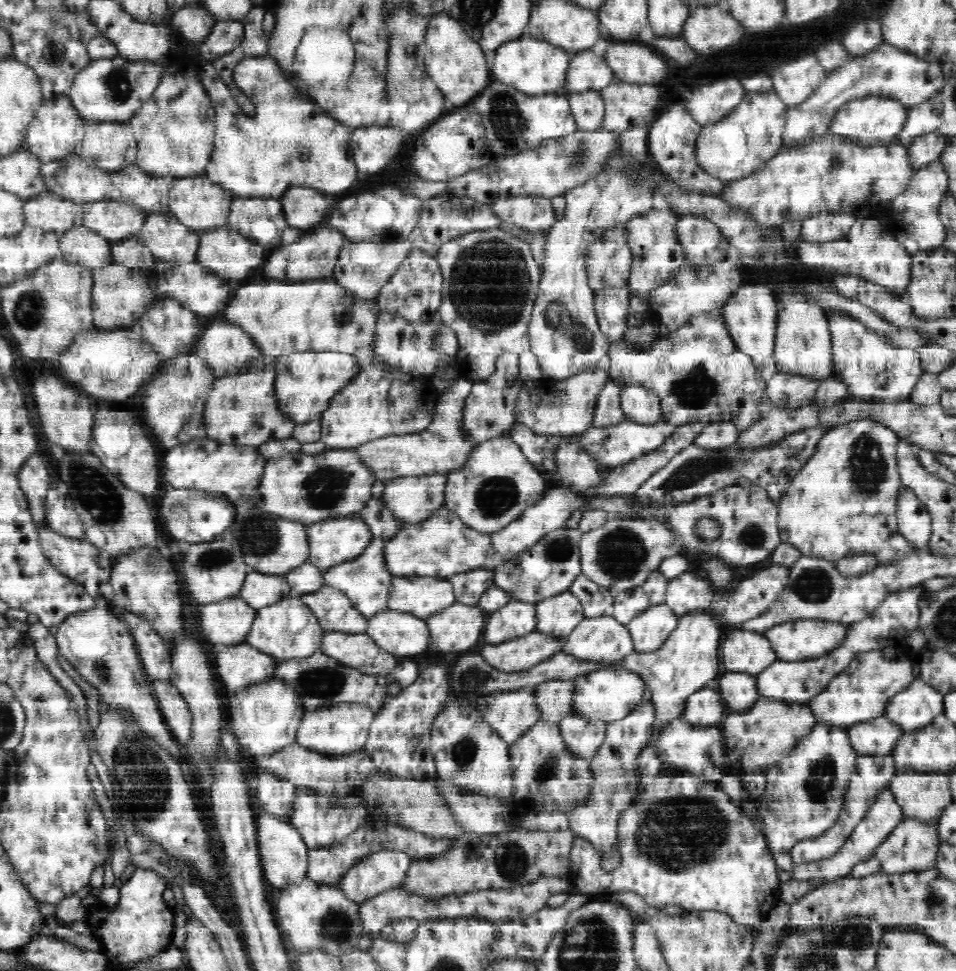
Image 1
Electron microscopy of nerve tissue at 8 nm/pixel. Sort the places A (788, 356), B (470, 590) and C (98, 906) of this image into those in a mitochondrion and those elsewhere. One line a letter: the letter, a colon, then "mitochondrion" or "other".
A: other
B: other
C: other

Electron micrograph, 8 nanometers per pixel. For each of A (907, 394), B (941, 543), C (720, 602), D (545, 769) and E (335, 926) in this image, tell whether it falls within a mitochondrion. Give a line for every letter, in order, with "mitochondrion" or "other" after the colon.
A: other
B: other
C: other
D: mitochondrion
E: mitochondrion

